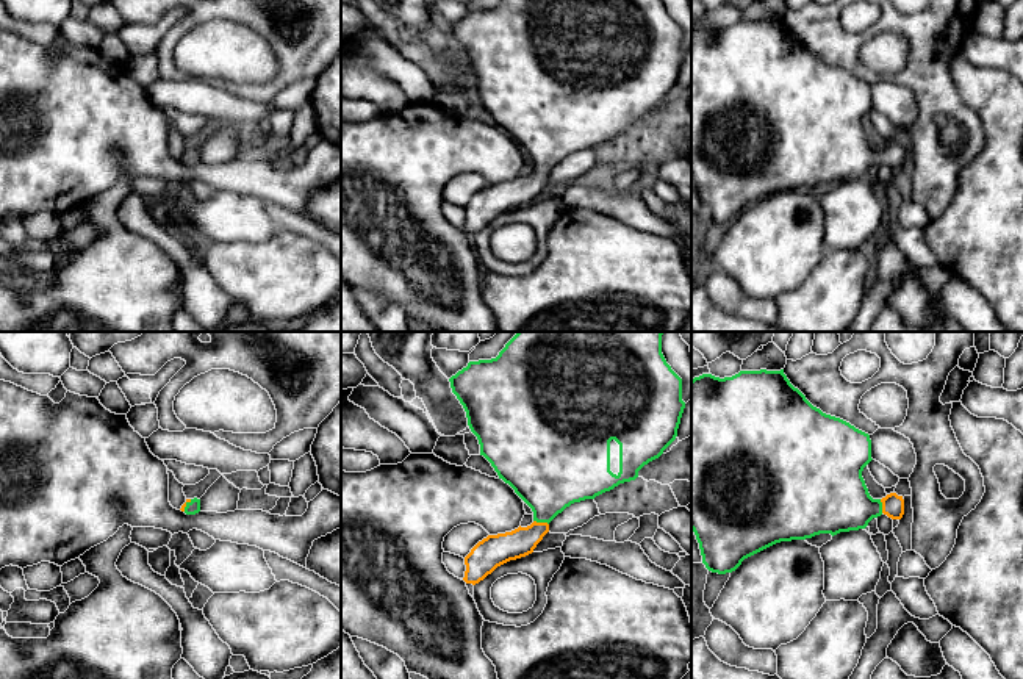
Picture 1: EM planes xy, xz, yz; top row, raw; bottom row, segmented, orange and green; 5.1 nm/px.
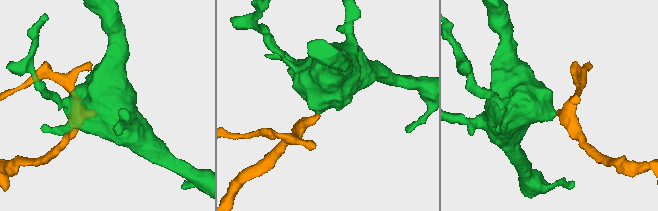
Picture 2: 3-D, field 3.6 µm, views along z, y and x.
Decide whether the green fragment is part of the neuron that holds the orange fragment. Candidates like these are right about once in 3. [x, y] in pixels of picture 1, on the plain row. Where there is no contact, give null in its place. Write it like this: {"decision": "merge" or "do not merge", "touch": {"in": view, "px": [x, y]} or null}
{"decision": "merge", "touch": {"in": "xz", "px": [542, 172]}}

